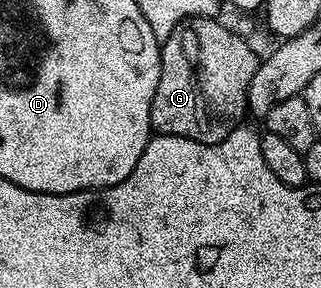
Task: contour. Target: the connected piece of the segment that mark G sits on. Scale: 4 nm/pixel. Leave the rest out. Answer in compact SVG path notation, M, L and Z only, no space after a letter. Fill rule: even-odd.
M215 16L209 18L187 18L181 24L177 24L177 28L173 28L173 32L161 43L159 52L161 76L157 80L157 92L151 101L151 129L155 134L172 134L173 136L181 136L189 140L197 140L206 146L212 146L228 138L244 121L243 113L246 115L249 110L247 104L247 89L251 86L251 81L257 72L261 58L260 55L255 55L254 48L251 47L241 35L234 34L227 26L222 26L222 24L218 22L219 20L220 19Z

